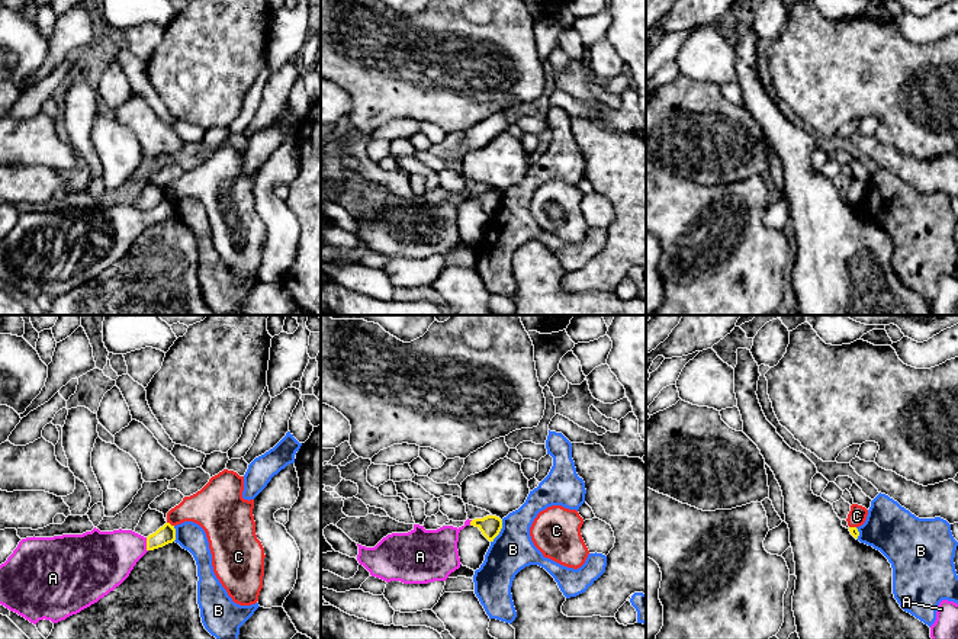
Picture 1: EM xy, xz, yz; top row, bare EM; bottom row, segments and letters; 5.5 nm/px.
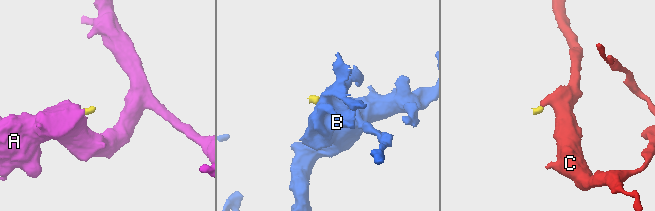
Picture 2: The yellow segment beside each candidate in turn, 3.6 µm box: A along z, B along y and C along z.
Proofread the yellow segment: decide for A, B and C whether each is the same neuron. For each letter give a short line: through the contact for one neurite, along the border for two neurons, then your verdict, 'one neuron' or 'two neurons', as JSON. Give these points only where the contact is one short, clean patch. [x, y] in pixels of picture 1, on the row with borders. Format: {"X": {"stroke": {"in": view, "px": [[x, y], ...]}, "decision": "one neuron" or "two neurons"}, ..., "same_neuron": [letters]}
{"A": {"decision": "one neuron"}, "B": {"stroke": {"in": "xz", "px": [[502, 520], [500, 533], [491, 542]]}, "decision": "two neurons"}, "C": {"stroke": {"in": "xy", "px": [[167, 522], [173, 526]]}, "decision": "two neurons"}, "same_neuron": ["A"]}

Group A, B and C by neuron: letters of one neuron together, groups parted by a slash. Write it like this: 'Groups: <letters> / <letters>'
Groups: A / B / C

